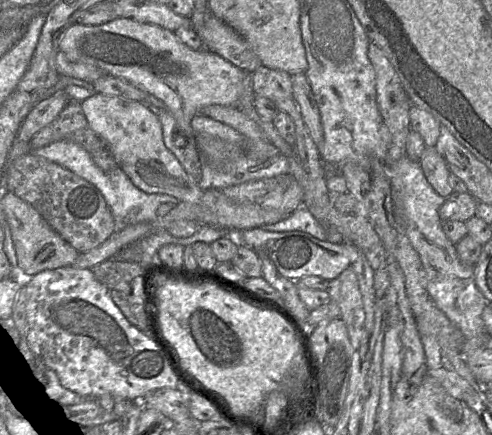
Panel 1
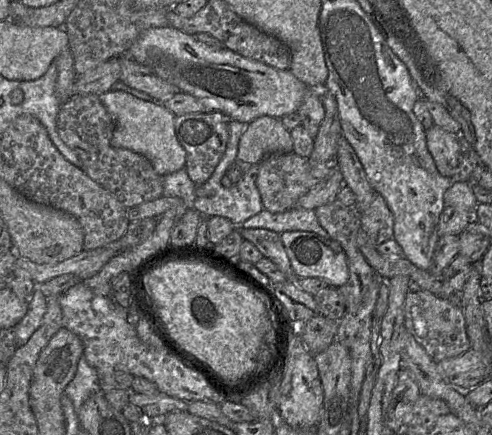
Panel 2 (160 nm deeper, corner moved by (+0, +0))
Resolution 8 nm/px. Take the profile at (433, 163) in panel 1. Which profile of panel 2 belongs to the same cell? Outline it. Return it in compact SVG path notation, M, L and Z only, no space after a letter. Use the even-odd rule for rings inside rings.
M433 125L426 131L427 148L439 173L452 179L459 162L459 135Z

